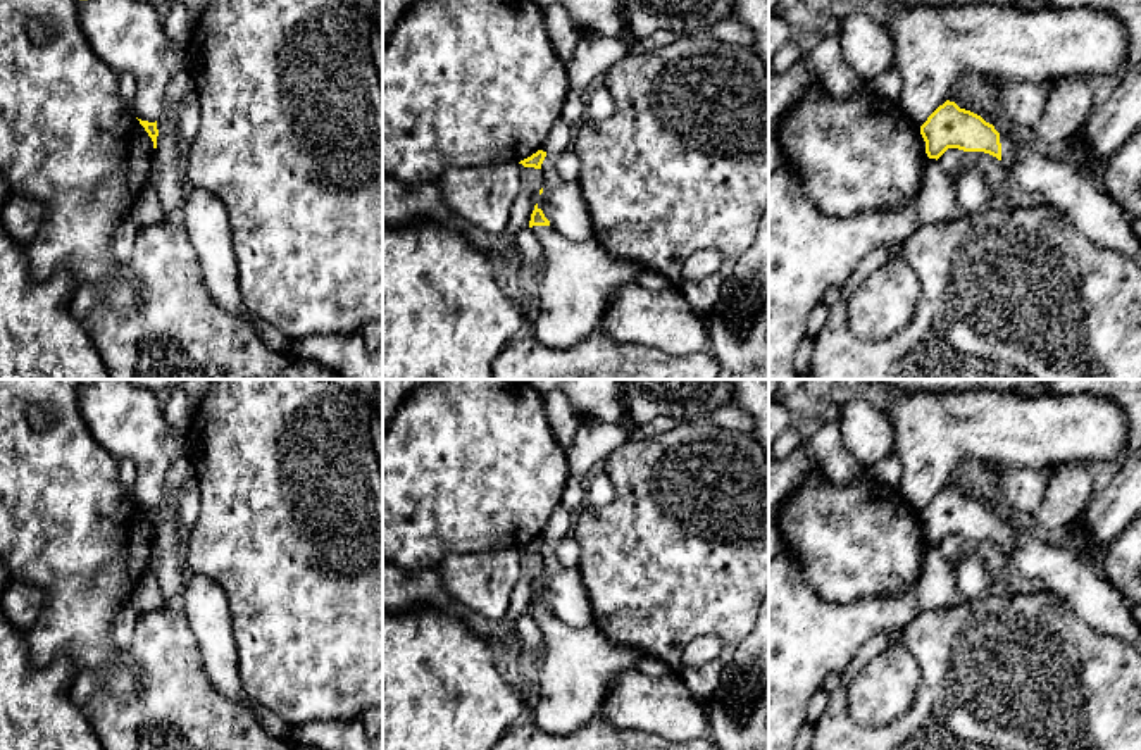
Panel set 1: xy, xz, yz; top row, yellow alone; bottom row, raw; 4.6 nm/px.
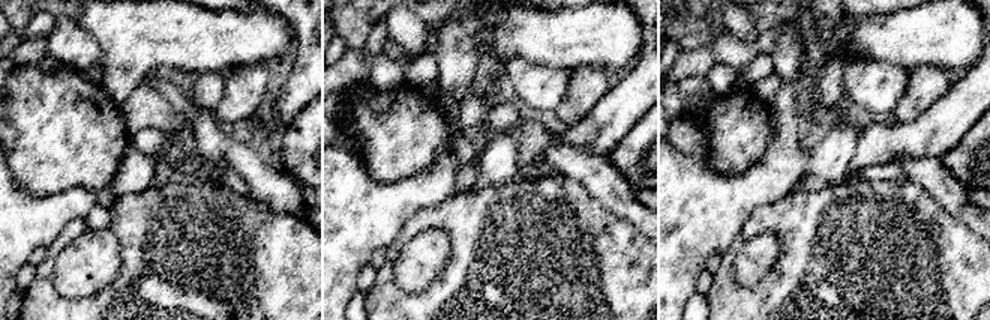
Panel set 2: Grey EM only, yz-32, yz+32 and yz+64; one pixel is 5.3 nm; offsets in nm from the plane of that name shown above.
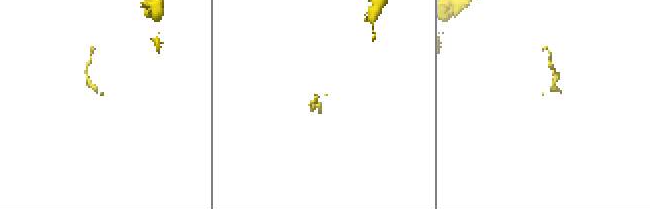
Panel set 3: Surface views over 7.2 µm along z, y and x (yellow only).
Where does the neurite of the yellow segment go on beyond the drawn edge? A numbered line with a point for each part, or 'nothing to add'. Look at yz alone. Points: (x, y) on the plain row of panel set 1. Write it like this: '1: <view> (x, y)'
1: yz (1007, 531)

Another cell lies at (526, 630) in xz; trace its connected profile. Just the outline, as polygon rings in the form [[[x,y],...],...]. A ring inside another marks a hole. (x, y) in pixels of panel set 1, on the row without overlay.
[[[527,612],[517,619],[514,633],[524,648],[526,659],[531,662],[531,666],[534,666],[534,662],[539,659],[539,650],[545,645],[538,622]]]

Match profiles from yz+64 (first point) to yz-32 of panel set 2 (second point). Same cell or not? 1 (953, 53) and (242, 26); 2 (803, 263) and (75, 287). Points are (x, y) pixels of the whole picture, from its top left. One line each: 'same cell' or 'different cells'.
1: same cell
2: different cells

